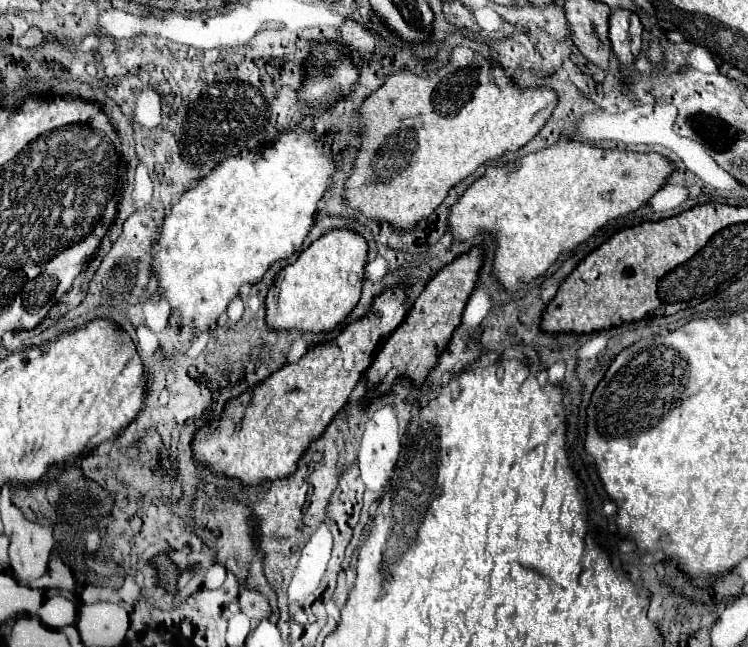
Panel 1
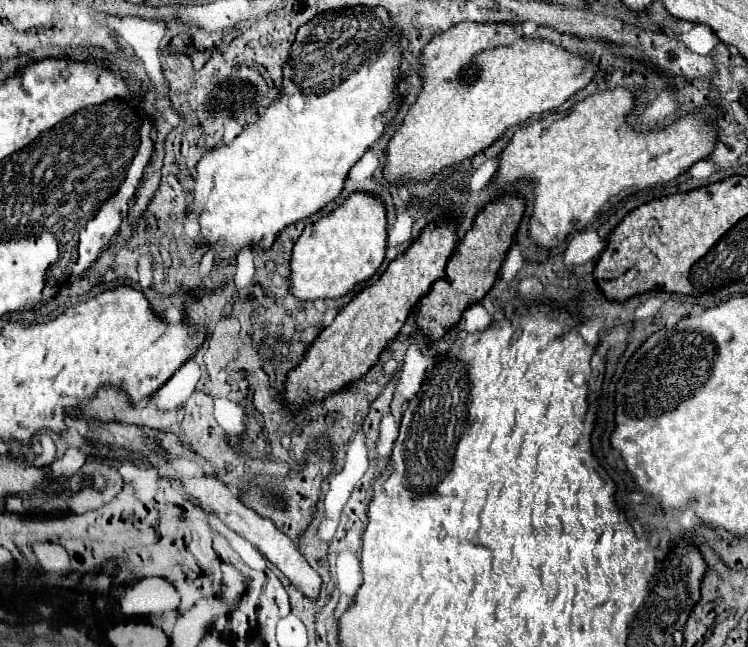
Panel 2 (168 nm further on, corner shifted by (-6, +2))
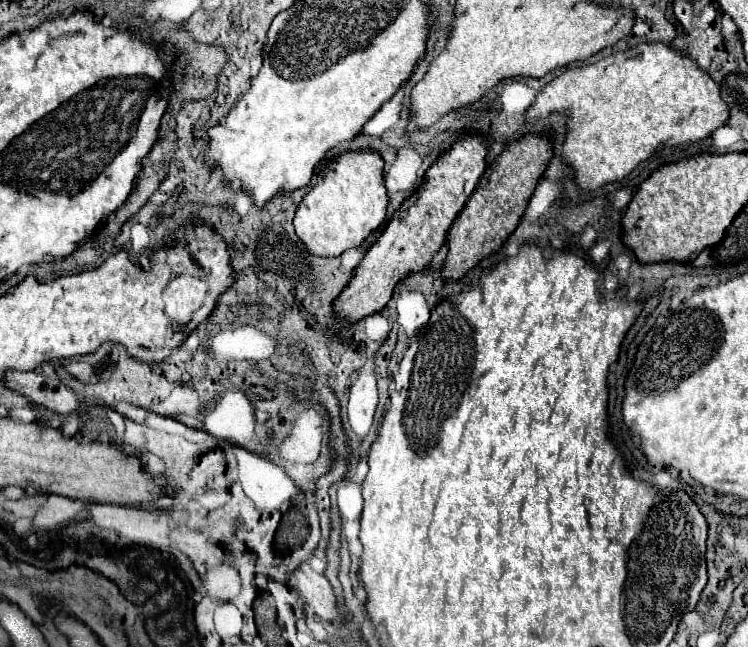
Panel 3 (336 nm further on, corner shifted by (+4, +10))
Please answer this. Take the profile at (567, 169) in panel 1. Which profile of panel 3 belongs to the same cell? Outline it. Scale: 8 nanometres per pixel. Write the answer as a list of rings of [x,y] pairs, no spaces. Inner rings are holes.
[[[645,42],[623,52],[615,52],[587,66],[565,70],[549,82],[529,108],[529,118],[547,116],[549,112],[567,112],[567,138],[563,158],[573,166],[577,184],[583,190],[597,190],[607,182],[623,180],[641,160],[657,148],[669,144],[689,144],[707,138],[729,120],[729,106],[721,100],[717,82],[695,64],[693,58],[663,42]]]

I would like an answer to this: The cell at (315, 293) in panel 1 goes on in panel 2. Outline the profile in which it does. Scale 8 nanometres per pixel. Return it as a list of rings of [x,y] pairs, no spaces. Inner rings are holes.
[[[351,194],[337,210],[309,224],[291,252],[289,292],[301,302],[337,300],[349,294],[357,282],[367,282],[385,256],[385,208],[369,194]]]

